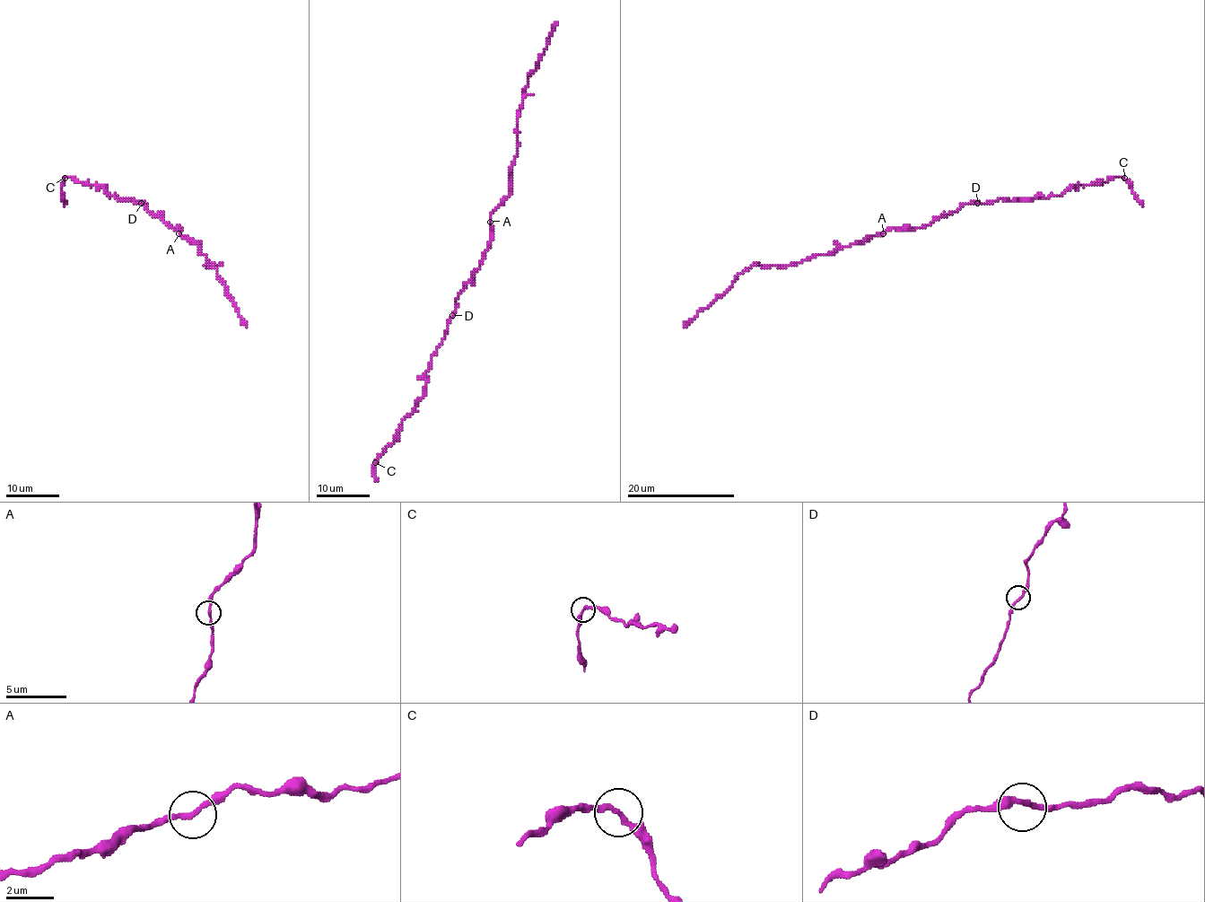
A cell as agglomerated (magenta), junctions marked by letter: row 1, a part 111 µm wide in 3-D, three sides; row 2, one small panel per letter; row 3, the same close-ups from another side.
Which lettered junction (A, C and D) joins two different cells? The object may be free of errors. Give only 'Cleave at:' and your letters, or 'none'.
Cleave at: C

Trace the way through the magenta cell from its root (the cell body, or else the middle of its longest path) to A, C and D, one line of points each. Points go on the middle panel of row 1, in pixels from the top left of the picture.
A: (483, 256), (491, 239), (490, 222)
C: (483, 256), (456, 299), (456, 310), (442, 344), (431, 360), (423, 396), (376, 463)
D: (483, 256), (483, 261), (456, 299), (456, 310), (452, 315)

